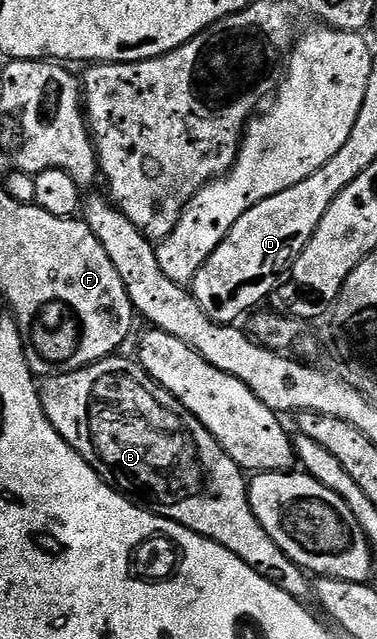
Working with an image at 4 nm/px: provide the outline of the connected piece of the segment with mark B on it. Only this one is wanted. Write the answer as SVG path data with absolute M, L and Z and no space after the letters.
M111 355L84 369L77 369L71 373L62 373L58 377L49 378L49 380L41 386L42 406L48 415L48 419L52 423L52 427L56 427L58 434L60 434L60 436L113 487L113 489L126 494L131 501L141 505L144 509L150 510L151 513L154 513L158 517L167 517L169 521L175 521L177 525L183 525L185 529L190 529L194 533L208 538L210 541L215 541L220 547L232 551L232 555L236 555L241 561L248 563L248 567L252 567L261 577L268 579L288 595L299 599L306 599L306 596L309 598L312 593L311 578L307 576L296 562L292 559L288 559L288 555L284 555L284 551L280 551L280 547L276 547L272 535L268 535L268 531L264 531L264 527L260 527L258 513L250 499L247 474L228 456L224 451L224 447L220 447L218 440L214 438L214 436L210 434L210 432L208 432L208 430L206 430L168 390L164 387L160 387L160 383L156 383L143 371L142 366L138 364L137 360L130 358L129 361L128 358L120 356L121 355Z

